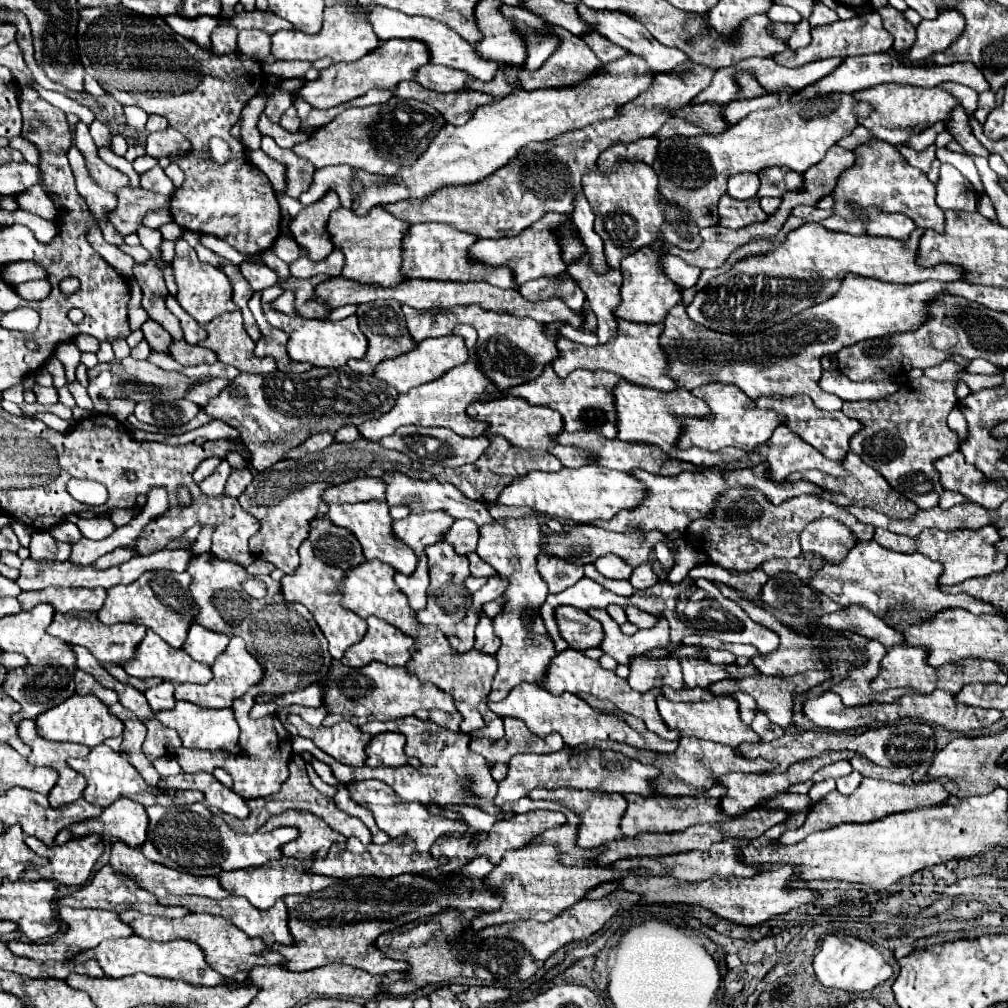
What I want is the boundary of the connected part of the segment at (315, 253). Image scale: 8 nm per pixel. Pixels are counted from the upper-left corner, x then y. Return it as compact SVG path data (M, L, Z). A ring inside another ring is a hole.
M328 191L316 203L304 207L298 217L290 221L290 231L294 239L308 251L312 261L322 261L334 247L324 235L324 223L328 221L330 211L340 209L340 199L334 191Z

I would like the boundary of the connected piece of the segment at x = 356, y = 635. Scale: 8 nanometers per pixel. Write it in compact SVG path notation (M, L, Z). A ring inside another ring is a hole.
M308 543L300 545L300 567L292 577L282 579L282 595L288 603L300 603L308 607L308 611L314 615L318 627L322 629L324 637L328 639L328 651L334 659L340 659L344 651L362 639L366 633L366 621L362 617L356 617L354 611L344 609L340 605L342 593L340 593L340 583L344 581L344 571L340 567L328 567L326 563L320 563L320 559L314 557L314 551Z

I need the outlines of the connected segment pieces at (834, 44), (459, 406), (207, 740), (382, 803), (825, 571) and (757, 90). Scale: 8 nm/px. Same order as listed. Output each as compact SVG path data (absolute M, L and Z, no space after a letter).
M868 11L864 15L856 15L848 21L836 21L832 25L822 25L822 27L812 27L812 41L806 47L800 49L786 49L778 55L772 55L770 59L782 67L802 67L810 61L820 61L828 57L850 57L850 55L870 55L870 53L884 53L892 49L892 35L884 31L880 17L874 15L874 11Z
M472 353L464 365L446 371L440 379L434 379L430 383L410 389L408 393L398 395L394 407L388 413L374 417L370 421L364 421L360 425L360 435L368 441L380 441L382 437L392 435L402 425L416 425L416 427L446 427L462 437L476 437L484 433L484 427L480 427L480 423L472 423L464 415L464 411L468 403L474 403L478 397L490 395L490 393L498 393L498 389L494 389L488 383L488 379L484 379L484 373L478 369L476 357Z
M178 701L174 709L156 711L154 715L162 725L176 729L180 739L182 739L182 745L188 749L238 751L238 745L236 745L238 743L238 725L236 725L236 719L234 719L230 709L212 709L210 711L210 709L202 709L202 707L196 707L196 705L186 703L186 701Z
M354 789L352 797L354 797L356 803L360 803L362 807L372 811L380 831L384 831L392 839L396 839L396 837L402 837L406 841L412 839L416 843L418 853L426 853L430 849L430 845L434 843L434 839L438 839L442 835L454 835L454 833L464 833L466 831L462 821L446 819L446 817L440 817L440 815L430 815L422 803L402 801L394 793L382 793L382 791L374 791L374 789L368 789L368 791Z
M874 541L856 543L848 551L846 559L840 563L830 563L824 559L824 565L818 571L810 567L810 561L804 555L798 555L792 561L770 559L770 561L764 561L758 569L762 569L766 575L774 575L778 571L790 571L790 565L792 565L792 573L796 573L800 579L804 579L804 583L808 583L812 589L826 595L828 599L836 601L838 605L856 603L856 605L870 609L874 615L880 615L880 617L884 617L882 613L888 609L888 603L908 603L908 611L912 611L912 615L920 615L920 619L924 619L924 615L934 615L936 611L940 611L940 607L960 607L976 615L978 613L998 615L992 605L980 599L974 599L966 593L950 595L950 593L940 591L938 589L938 577L942 571L940 563L930 561L920 553L912 553L912 555L896 553L886 547L880 547Z
M752 73L740 75L740 85L742 85L742 89L740 89L742 99L748 99L748 97L752 99L756 95L764 95L764 89L756 83L756 79L752 79Z

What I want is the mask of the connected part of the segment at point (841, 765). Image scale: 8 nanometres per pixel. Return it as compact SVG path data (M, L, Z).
M836 761L836 763L830 763L828 767L822 767L820 771L816 771L814 773L814 783L818 783L818 781L822 781L822 779L826 779L826 777L842 777L842 775L848 775L852 771L852 767L850 767L850 763L848 761Z

